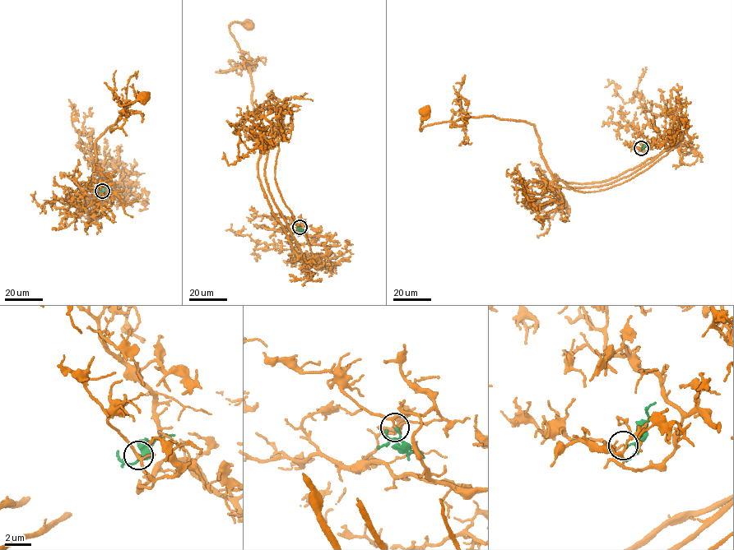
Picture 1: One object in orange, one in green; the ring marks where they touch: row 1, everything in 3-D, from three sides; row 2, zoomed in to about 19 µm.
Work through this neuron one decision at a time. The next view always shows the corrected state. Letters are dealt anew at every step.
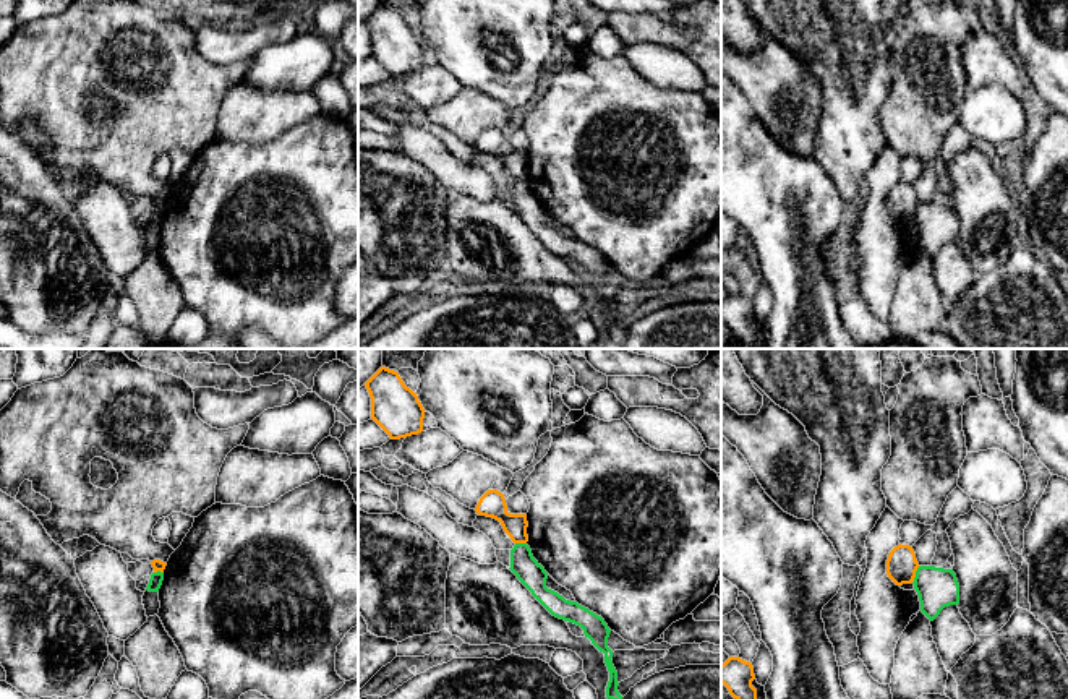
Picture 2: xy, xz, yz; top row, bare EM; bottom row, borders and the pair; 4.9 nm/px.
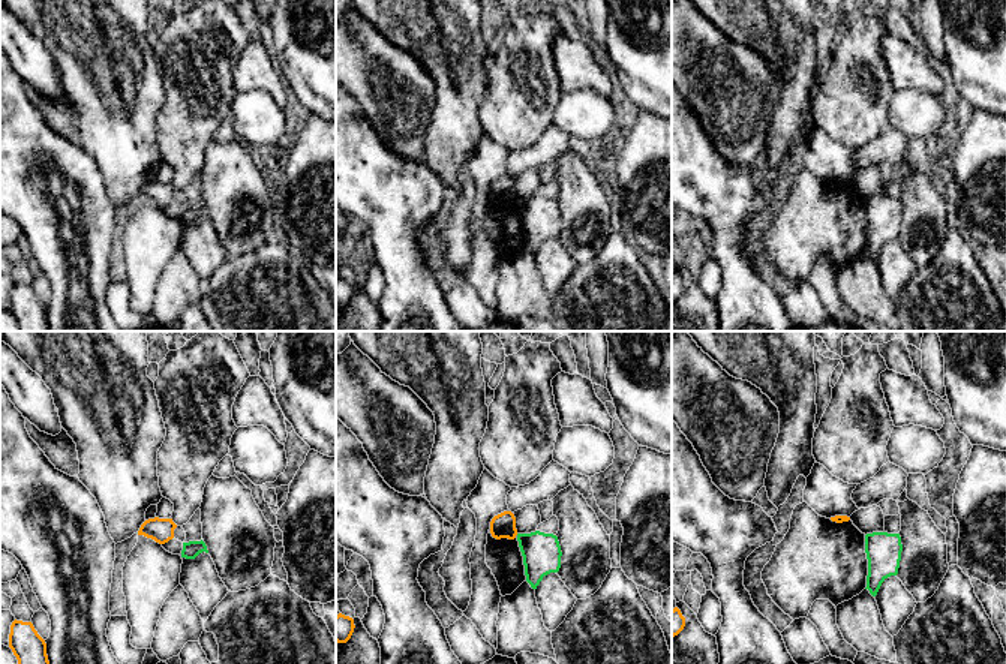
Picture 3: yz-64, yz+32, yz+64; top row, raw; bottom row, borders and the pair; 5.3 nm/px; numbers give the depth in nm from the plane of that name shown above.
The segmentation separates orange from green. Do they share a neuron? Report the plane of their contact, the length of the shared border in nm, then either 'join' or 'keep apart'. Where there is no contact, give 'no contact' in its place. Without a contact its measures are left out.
yz | 90 nm | keep apart

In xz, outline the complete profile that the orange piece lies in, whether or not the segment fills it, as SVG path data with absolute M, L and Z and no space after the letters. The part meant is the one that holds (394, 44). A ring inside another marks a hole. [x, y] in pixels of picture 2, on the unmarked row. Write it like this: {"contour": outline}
{"contour": "M381 3L365 23L371 34L371 57L391 76L423 68L425 45L417 29L405 23L397 8Z"}

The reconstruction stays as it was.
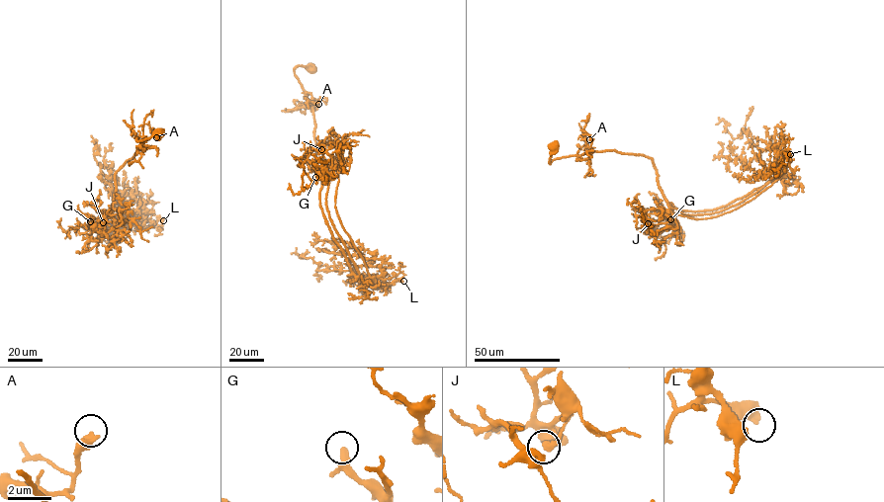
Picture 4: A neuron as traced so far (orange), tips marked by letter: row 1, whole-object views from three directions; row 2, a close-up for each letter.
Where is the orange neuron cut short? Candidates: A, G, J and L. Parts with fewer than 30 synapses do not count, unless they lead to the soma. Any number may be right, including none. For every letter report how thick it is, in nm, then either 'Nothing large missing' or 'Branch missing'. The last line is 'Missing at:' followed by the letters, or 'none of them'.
A: Thickness 440 nm. Nothing large missing
G: Thickness 240 nm. Branch missing
J: Thickness 280 nm. Nothing large missing
L: Thickness 320 nm. Nothing large missing
Missing at: G

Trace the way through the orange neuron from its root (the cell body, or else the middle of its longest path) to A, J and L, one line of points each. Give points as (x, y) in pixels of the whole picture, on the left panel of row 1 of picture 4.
A: (159, 132), (136, 139), (142, 146), (152, 135), (156, 137)
J: (159, 132), (136, 138), (143, 146), (116, 173), (113, 210), (102, 211), (103, 222)
L: (159, 132), (136, 138), (143, 146), (116, 173), (115, 226), (97, 236), (114, 235), (136, 221), (163, 220)

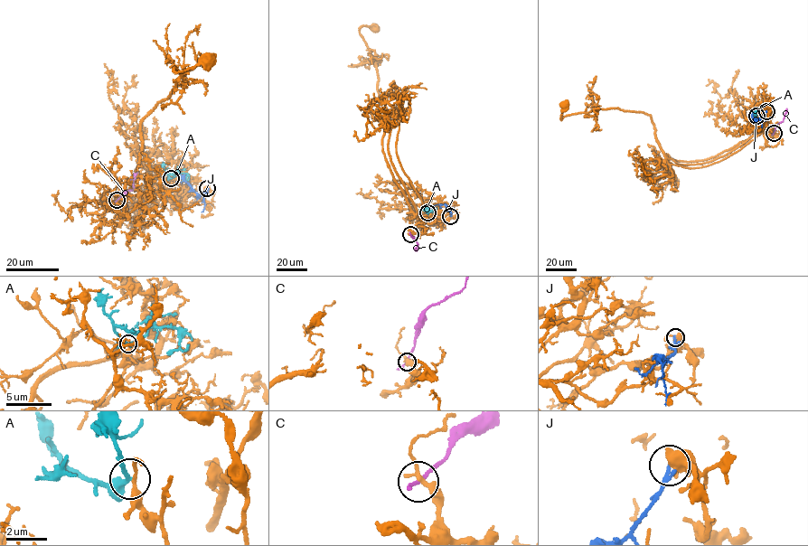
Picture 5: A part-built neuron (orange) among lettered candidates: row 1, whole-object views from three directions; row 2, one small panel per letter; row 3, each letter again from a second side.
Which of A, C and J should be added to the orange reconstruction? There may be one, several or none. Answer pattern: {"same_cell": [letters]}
{"same_cell": ["A"]}

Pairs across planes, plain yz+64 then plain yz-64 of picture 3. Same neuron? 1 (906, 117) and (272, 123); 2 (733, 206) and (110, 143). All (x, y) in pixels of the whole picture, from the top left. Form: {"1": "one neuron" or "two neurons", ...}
{"1": "one neuron", "2": "two neurons"}

